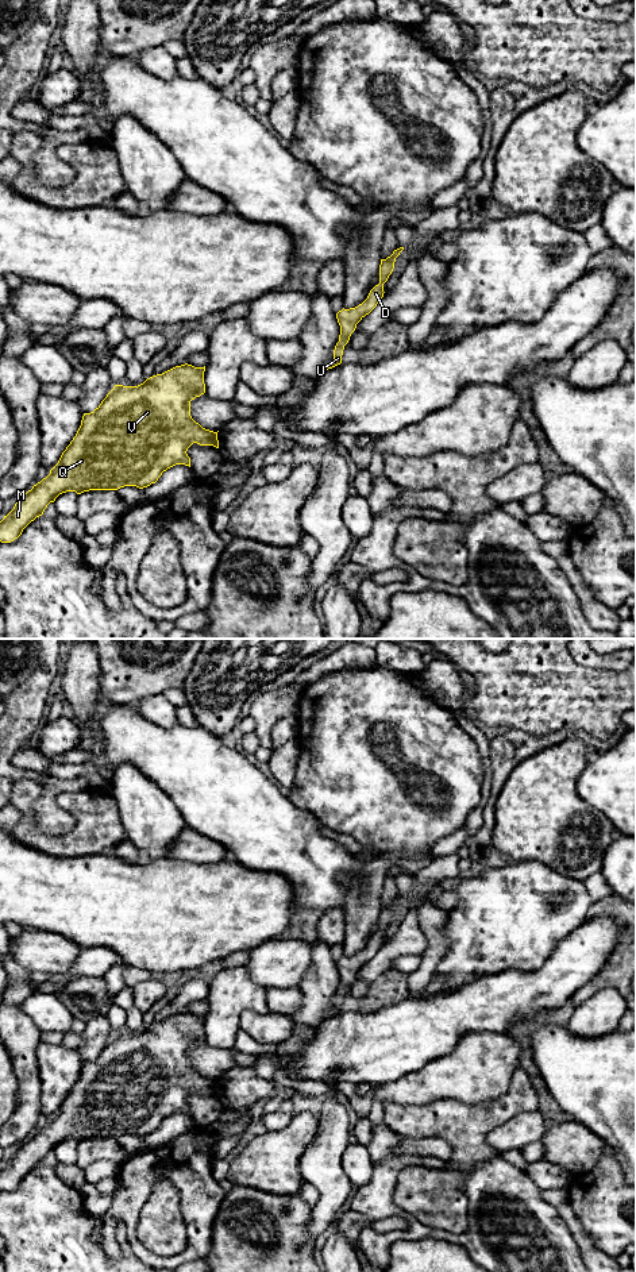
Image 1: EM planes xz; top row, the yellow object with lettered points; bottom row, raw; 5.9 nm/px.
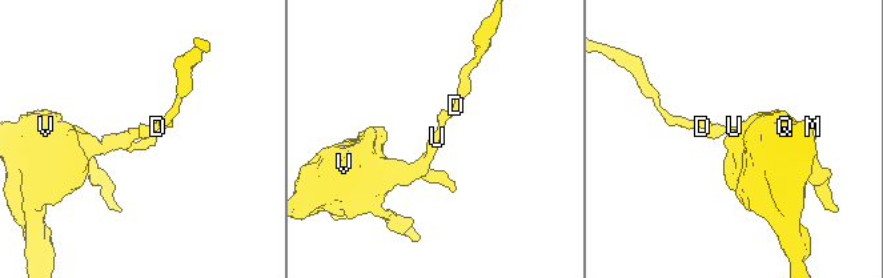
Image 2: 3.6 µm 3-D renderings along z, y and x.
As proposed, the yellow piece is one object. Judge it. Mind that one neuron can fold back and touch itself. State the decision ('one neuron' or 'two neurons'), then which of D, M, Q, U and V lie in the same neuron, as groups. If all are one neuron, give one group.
one neuron; D M Q U V

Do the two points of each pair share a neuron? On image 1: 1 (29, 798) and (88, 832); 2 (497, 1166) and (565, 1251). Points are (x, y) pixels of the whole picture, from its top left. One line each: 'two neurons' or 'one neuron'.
1: one neuron
2: one neuron

